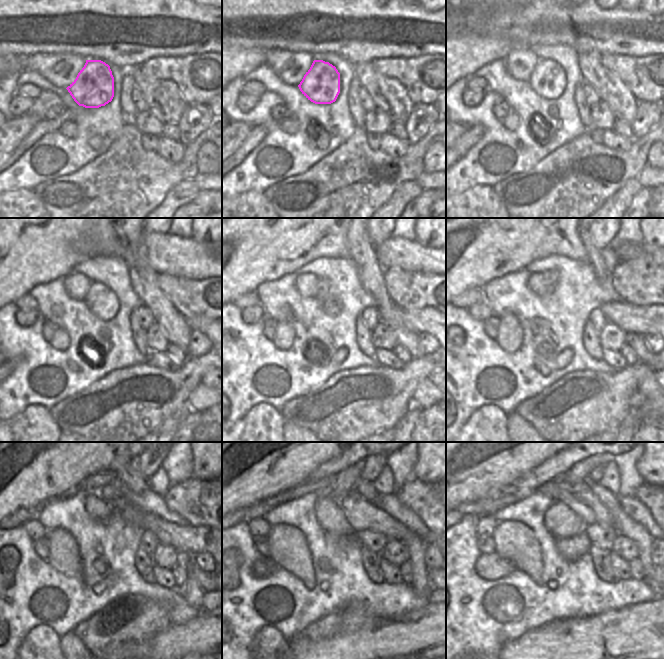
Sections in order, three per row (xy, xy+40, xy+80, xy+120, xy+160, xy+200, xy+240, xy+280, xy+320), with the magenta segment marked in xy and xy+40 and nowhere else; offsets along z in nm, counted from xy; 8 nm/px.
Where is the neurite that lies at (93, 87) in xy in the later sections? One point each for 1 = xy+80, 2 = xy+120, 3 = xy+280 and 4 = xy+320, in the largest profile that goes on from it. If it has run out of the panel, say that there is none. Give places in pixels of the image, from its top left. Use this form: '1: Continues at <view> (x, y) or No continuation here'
1: Continues at xy+80 (548, 79)
2: Continues at xy+120 (101, 301)
3: Continues at xy+280 (343, 482)
4: Continues at xy+320 (579, 472).

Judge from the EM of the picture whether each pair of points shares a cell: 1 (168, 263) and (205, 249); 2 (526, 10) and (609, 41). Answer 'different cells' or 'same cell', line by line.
1: same cell
2: same cell

